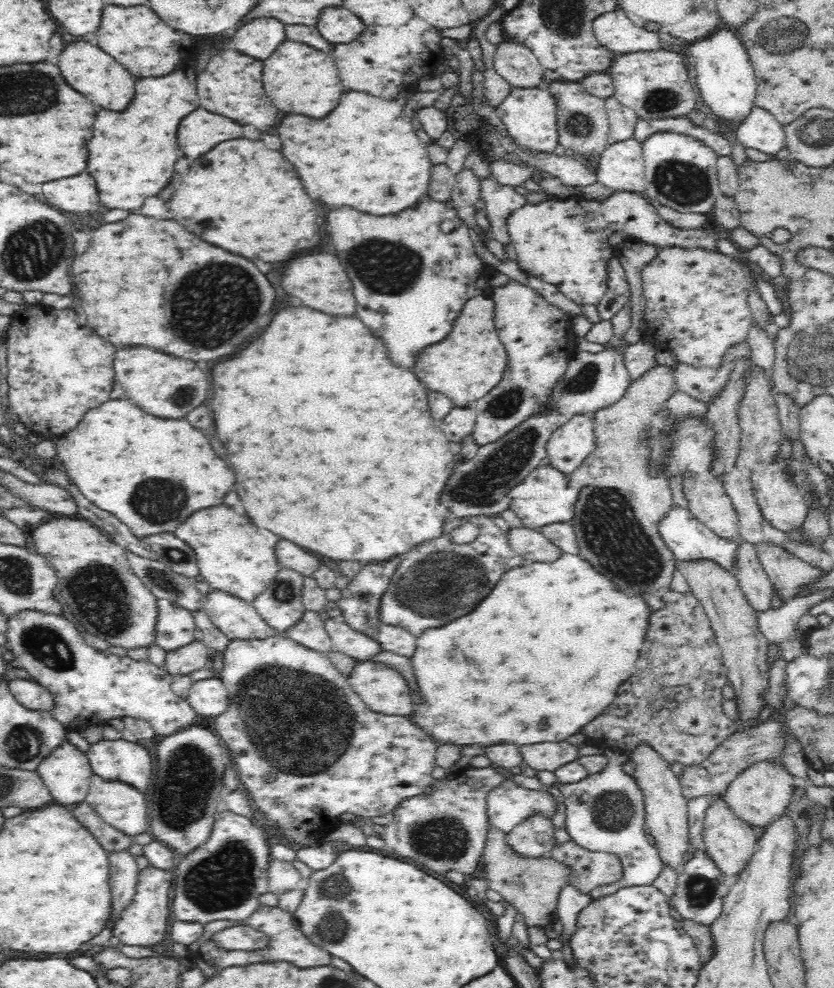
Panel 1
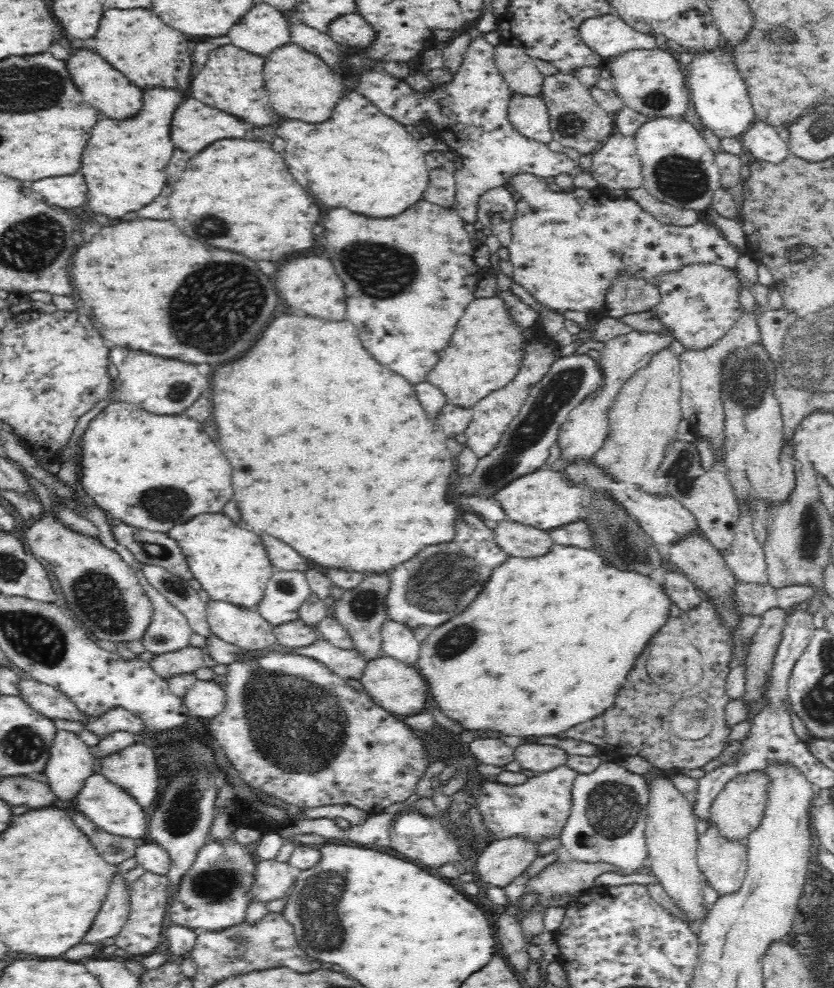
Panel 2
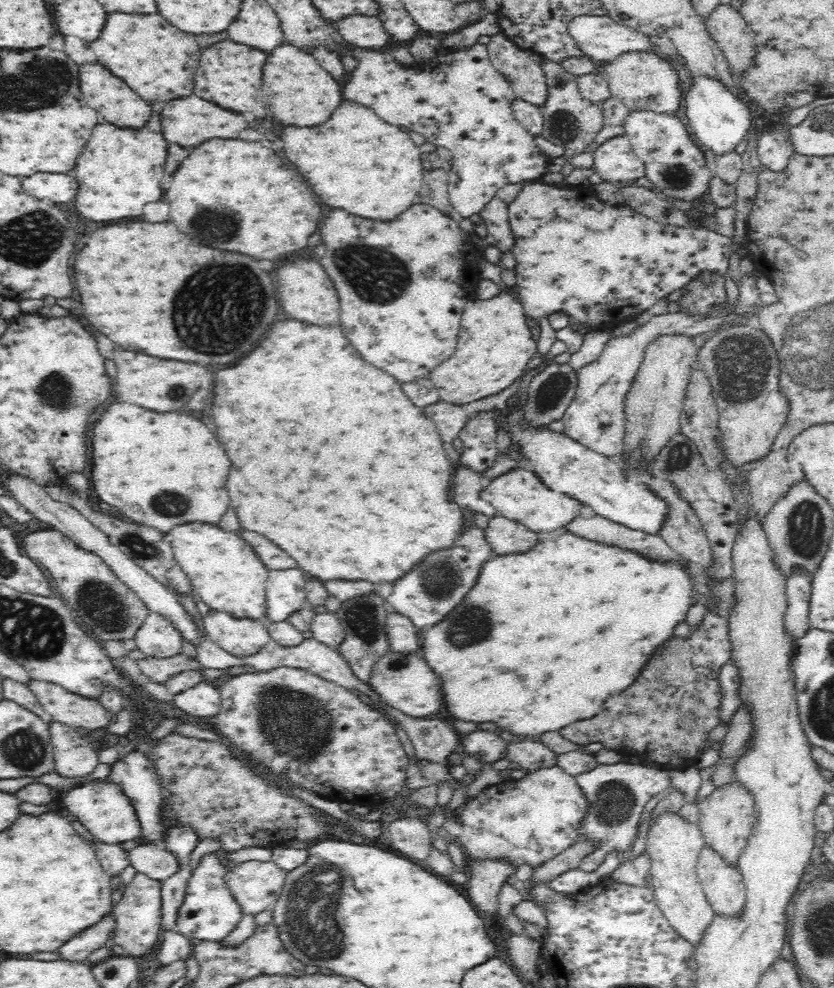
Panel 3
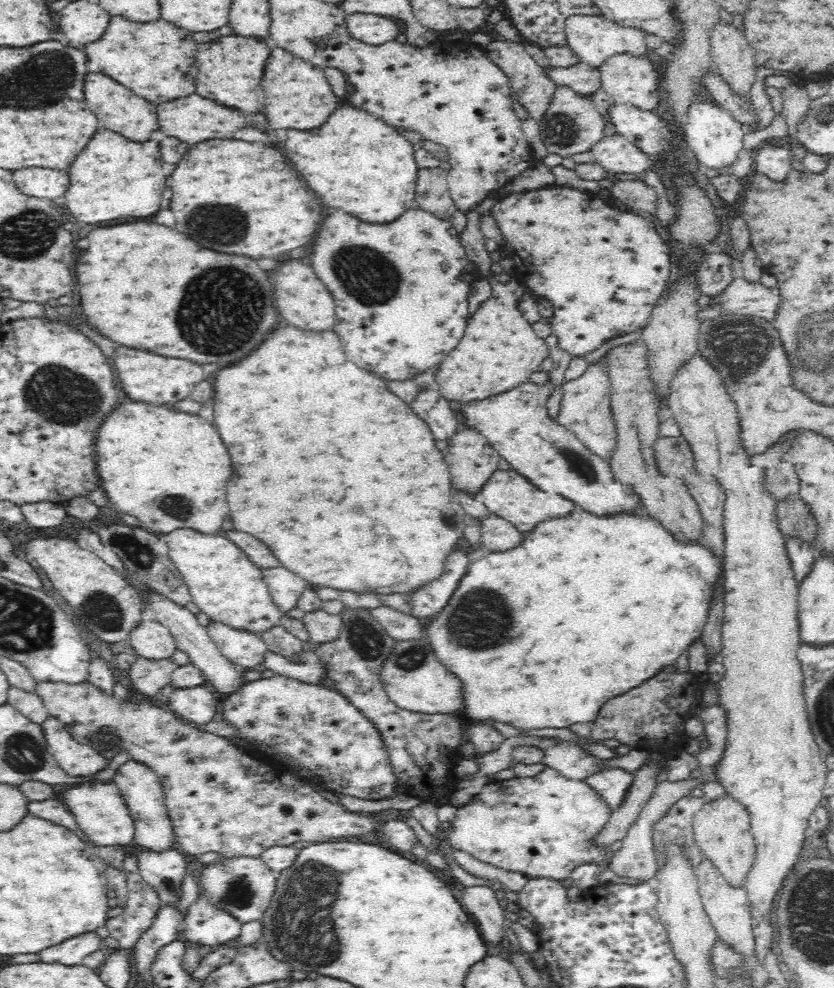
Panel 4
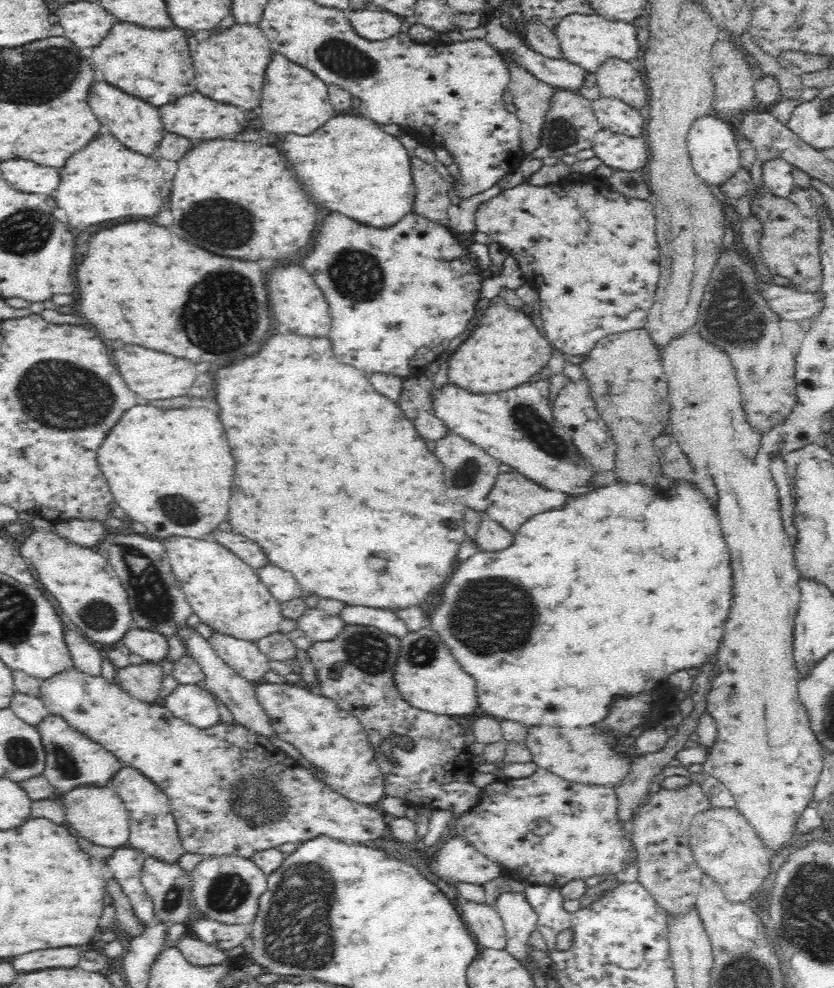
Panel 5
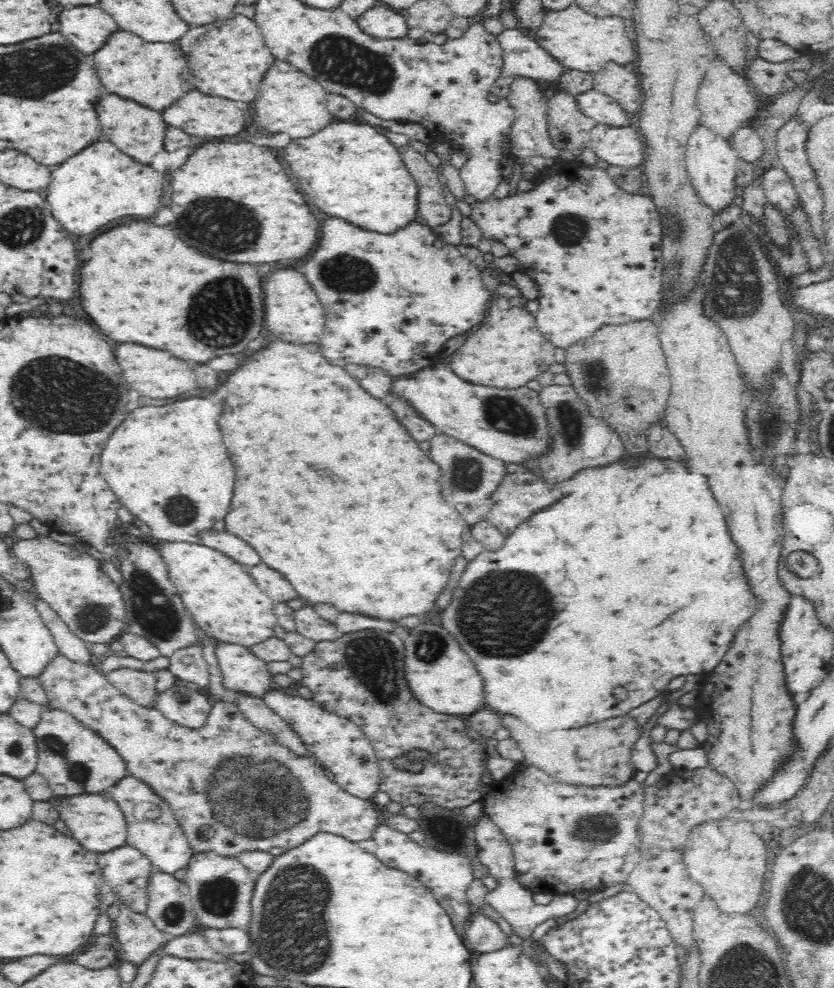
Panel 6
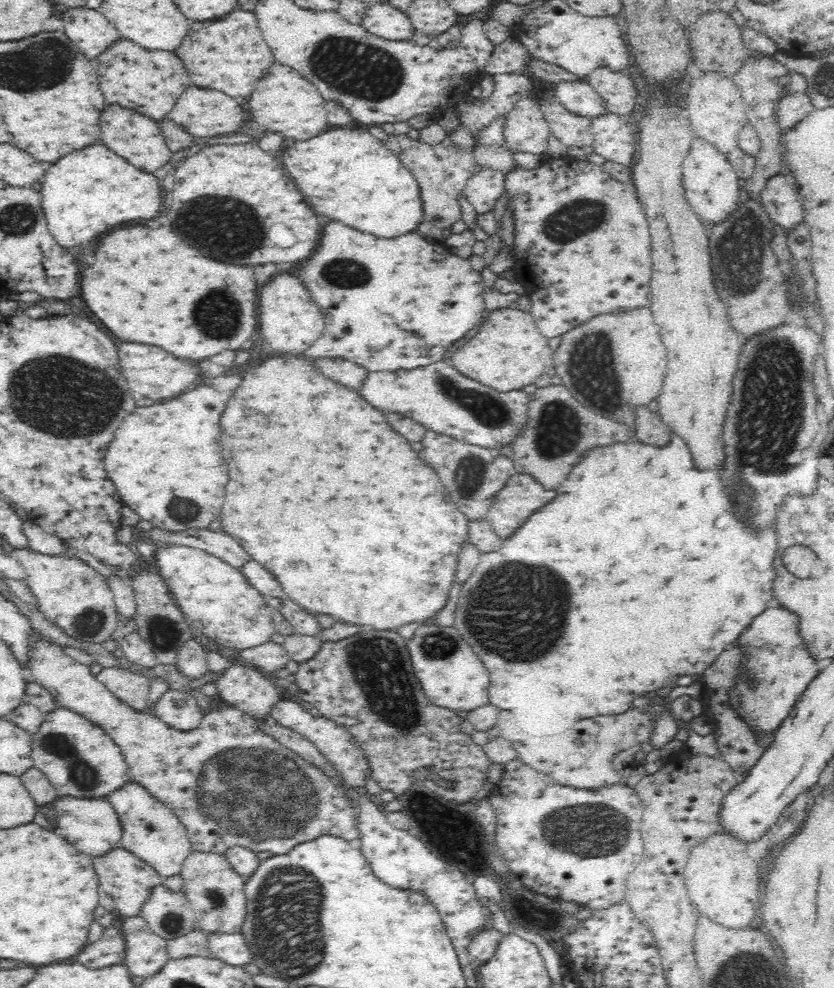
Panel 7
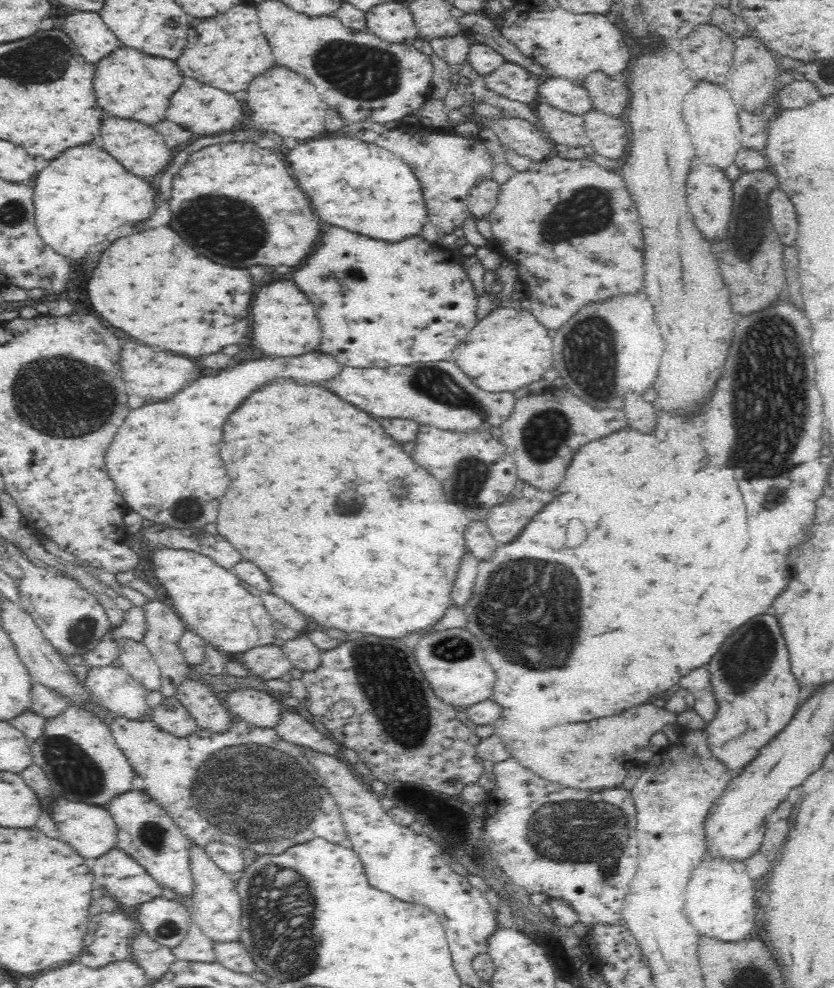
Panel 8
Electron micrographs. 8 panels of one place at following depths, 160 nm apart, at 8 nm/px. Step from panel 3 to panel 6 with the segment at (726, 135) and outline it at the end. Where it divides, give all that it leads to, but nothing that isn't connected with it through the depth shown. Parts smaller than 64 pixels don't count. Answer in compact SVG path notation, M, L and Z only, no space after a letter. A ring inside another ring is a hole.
M698 126L687 140L685 158L682 160L687 176L698 199L716 215L726 210L728 206L732 206L734 198L739 195L736 186L739 180L738 158L738 154L728 140L720 138L705 126Z

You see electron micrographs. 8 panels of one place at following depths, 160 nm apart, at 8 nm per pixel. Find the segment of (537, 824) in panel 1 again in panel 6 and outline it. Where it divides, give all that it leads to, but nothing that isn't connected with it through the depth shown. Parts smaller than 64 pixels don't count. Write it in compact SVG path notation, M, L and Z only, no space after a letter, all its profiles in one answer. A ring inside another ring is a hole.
M475 913L466 927L466 948L478 954L494 952L506 945L506 936L498 923L484 914Z

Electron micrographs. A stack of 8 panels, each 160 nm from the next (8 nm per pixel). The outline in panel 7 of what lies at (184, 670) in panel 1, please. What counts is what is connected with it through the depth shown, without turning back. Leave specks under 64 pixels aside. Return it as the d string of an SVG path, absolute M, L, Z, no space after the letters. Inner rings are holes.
M103 667L96 679L128 708L140 713L151 707L148 698L149 677L119 667Z

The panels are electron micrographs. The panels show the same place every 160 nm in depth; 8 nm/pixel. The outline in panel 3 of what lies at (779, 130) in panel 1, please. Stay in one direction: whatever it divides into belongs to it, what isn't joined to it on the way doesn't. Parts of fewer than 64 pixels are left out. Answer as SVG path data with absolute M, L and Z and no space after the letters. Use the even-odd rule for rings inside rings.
M762 130L757 142L757 155L763 166L772 172L782 172L788 166L794 150L782 131Z

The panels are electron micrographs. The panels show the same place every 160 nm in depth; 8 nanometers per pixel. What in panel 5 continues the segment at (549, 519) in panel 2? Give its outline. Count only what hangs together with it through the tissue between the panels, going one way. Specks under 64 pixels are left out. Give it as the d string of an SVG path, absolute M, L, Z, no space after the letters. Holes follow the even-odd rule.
M516 470L511 473L502 473L490 490L490 508L486 509L483 516L499 523L514 535L531 516L536 516L538 512L546 512L550 508L560 508L566 502L567 495L562 491L547 489Z

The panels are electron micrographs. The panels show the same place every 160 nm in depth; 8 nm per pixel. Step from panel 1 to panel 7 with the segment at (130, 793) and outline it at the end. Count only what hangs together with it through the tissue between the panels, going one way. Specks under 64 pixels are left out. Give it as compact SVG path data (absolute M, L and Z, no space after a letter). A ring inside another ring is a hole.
M58 797L56 802L52 802L56 810L56 826L60 828L60 836L64 836L76 850L87 854L90 857L99 857L107 853L110 849L120 846L121 824L113 809L113 806L106 800L78 800L78 798Z

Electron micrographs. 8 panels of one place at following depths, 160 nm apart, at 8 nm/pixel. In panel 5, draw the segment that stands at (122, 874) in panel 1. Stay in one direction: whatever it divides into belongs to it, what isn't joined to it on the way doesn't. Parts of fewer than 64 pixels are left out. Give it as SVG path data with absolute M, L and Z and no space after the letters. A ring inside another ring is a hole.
M52 948L40 952L28 952L24 956L17 956L12 960L12 968L20 972L36 972L46 968L72 968L78 964L81 950L78 948Z

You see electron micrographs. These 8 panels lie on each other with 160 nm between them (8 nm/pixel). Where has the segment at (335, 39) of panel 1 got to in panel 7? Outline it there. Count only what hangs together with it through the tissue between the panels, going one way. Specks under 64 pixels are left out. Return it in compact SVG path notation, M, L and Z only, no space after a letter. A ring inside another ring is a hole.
M388 4L368 5L362 26L386 40L408 40L415 30L409 16Z

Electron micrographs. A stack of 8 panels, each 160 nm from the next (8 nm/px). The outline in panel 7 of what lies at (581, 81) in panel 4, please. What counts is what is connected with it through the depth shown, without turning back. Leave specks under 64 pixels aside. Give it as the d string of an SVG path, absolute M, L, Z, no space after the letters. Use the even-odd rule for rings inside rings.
M508 37L502 43L494 45L493 48L483 68L485 74L527 73L525 66L533 58L528 55L528 51L517 39Z

